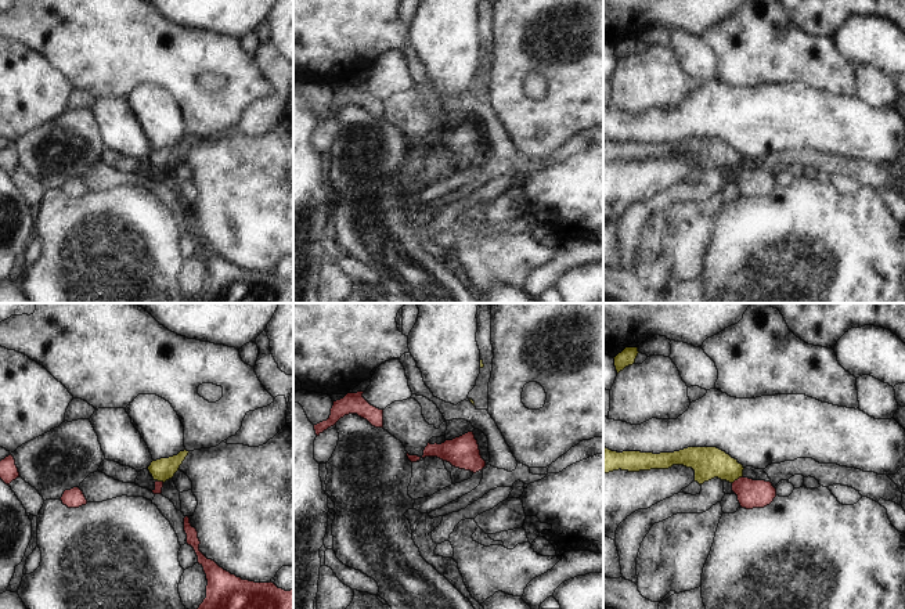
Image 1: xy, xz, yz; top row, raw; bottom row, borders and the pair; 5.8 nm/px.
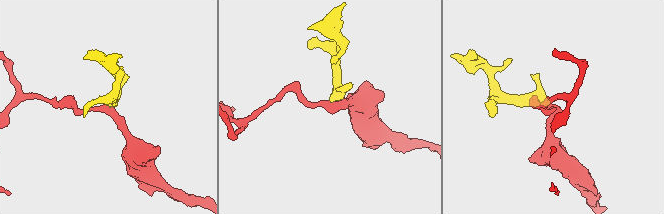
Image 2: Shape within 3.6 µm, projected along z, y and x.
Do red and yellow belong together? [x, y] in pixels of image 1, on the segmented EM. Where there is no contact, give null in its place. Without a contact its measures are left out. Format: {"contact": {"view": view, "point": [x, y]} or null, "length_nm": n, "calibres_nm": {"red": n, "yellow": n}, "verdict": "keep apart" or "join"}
{"contact": {"view": "yz", "point": [738, 479]}, "length_nm": 80, "calibres_nm": {"red": 160, "yellow": 190}, "verdict": "join"}

